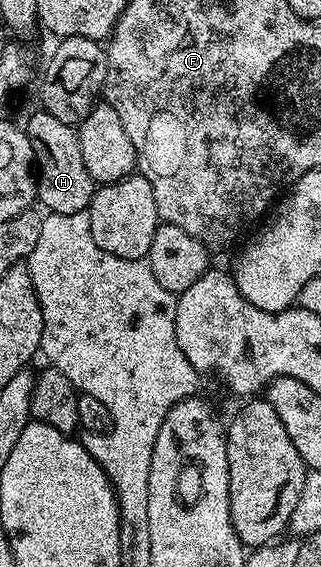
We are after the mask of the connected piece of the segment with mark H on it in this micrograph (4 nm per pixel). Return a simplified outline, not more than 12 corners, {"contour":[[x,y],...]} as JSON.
{"contour":[[36,108],[25,129],[38,205],[87,210],[97,186],[78,129]]}

